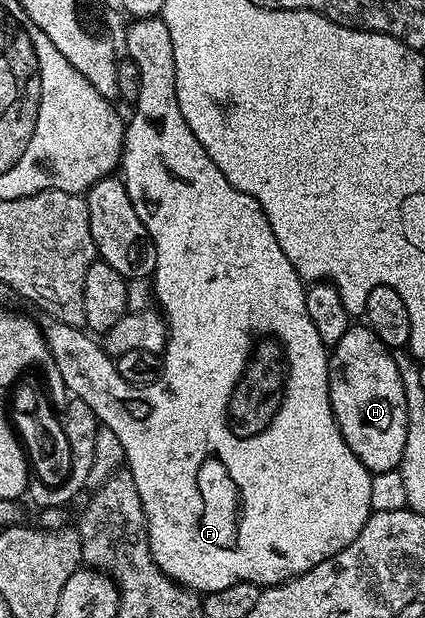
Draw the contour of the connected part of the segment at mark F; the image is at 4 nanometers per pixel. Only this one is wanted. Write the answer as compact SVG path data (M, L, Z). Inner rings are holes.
M143 16L131 24L134 25L126 32L125 55L136 62L140 70L140 98L136 98L132 105L131 112L134 113L130 120L128 116L124 128L120 175L126 183L128 198L132 198L132 206L136 206L140 222L144 222L156 246L153 299L166 322L166 351L161 353L162 373L151 384L139 386L124 382L118 373L117 363L93 335L87 334L82 328L53 320L48 315L43 315L40 320L42 337L56 362L56 370L60 370L60 378L64 378L67 393L75 400L88 402L88 406L92 406L98 415L99 425L112 430L112 434L120 438L120 446L124 446L126 455L125 467L130 469L132 478L136 478L136 490L140 490L152 558L163 574L199 594L224 590L240 582L259 586L282 584L312 570L312 566L320 566L320 562L344 550L344 546L348 546L348 542L360 534L372 511L369 500L372 474L362 465L360 458L352 454L334 417L328 386L328 345L320 342L320 334L316 326L312 326L312 318L308 318L304 281L296 274L292 262L288 262L284 250L280 250L280 242L276 242L276 234L272 234L272 226L268 226L268 218L262 213L260 202L244 194L244 190L236 190L236 186L224 178L220 166L212 162L181 113L177 101L176 61L168 26L158 16Z

